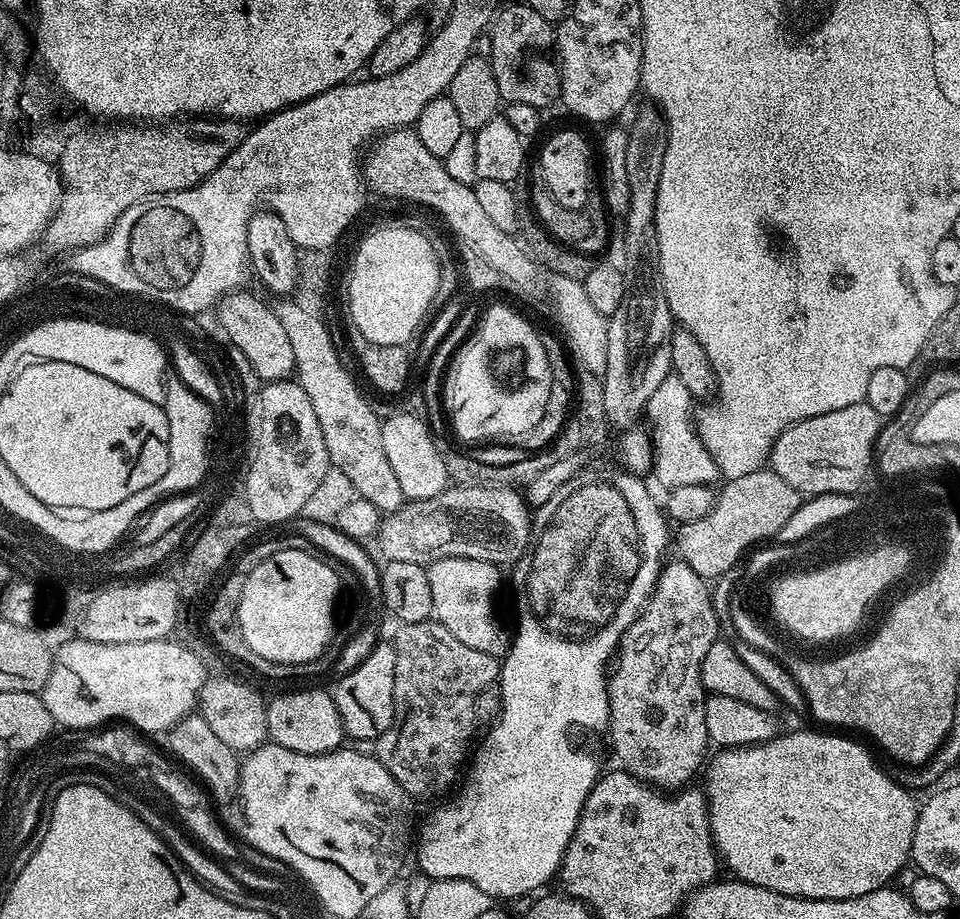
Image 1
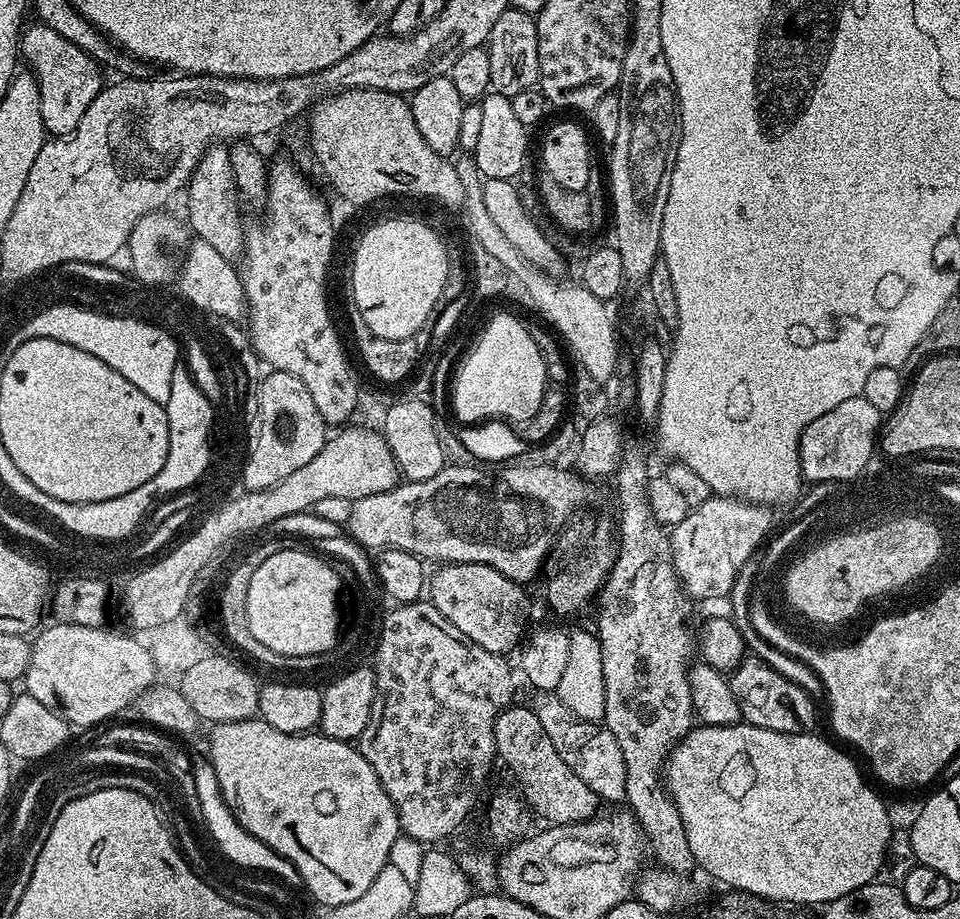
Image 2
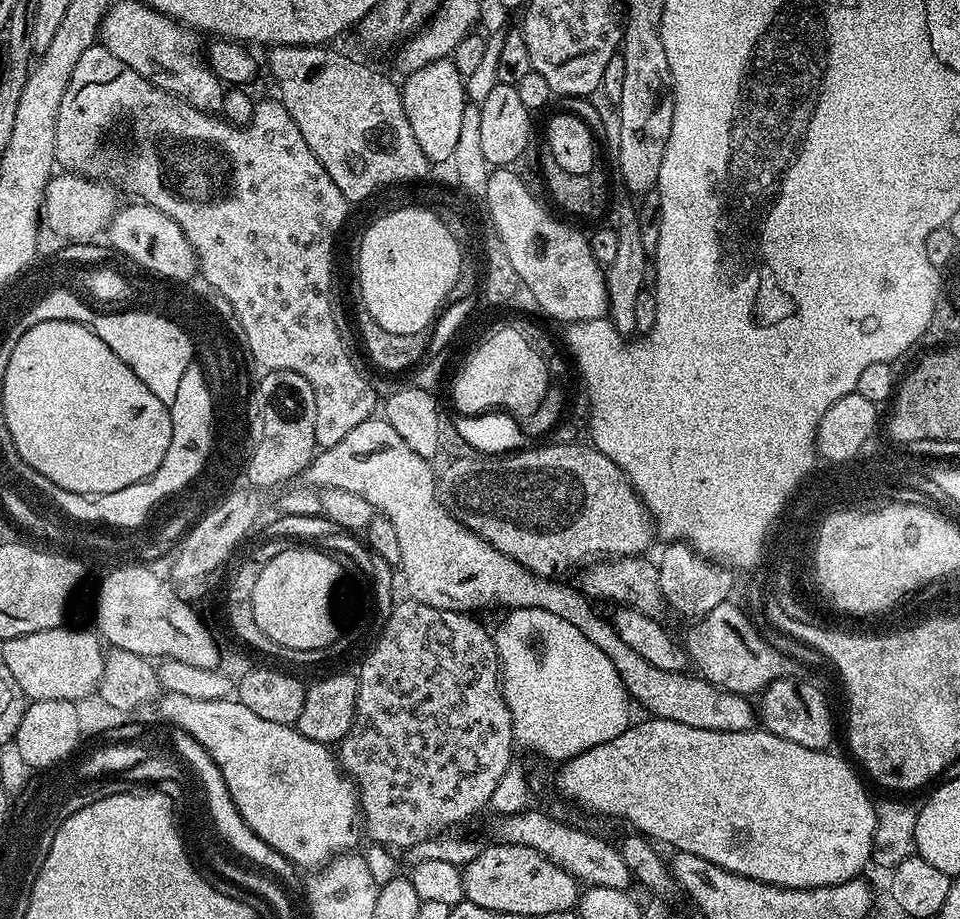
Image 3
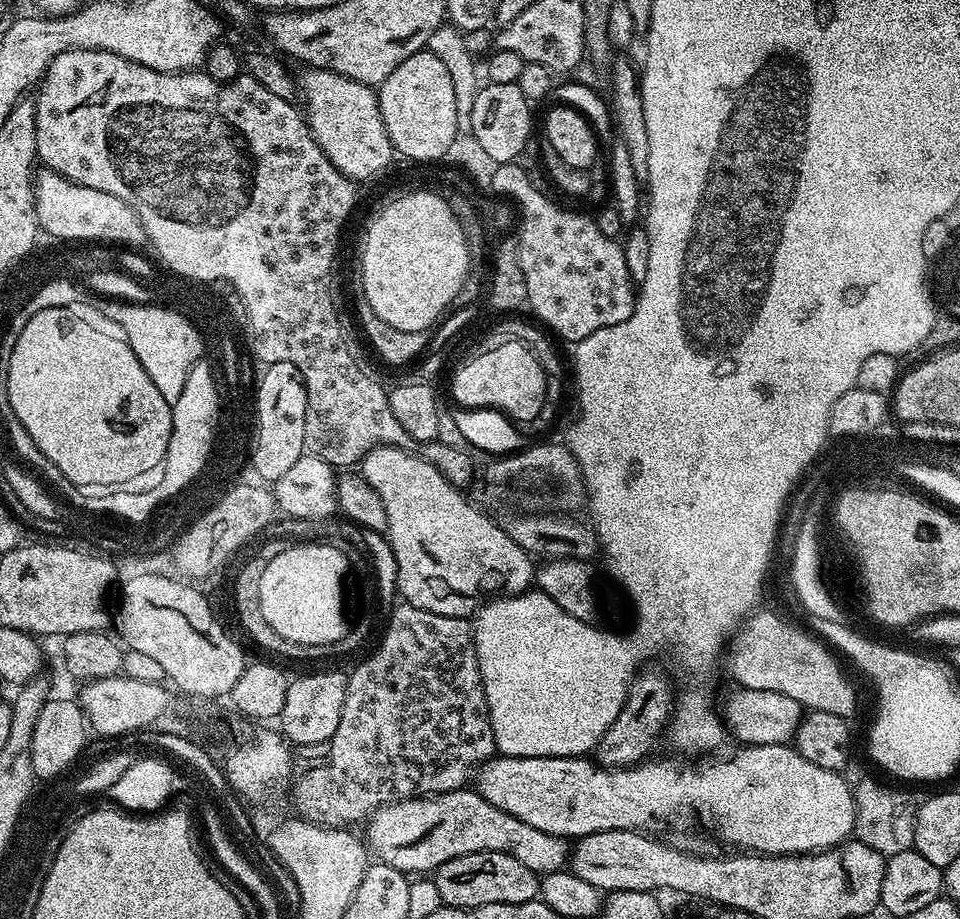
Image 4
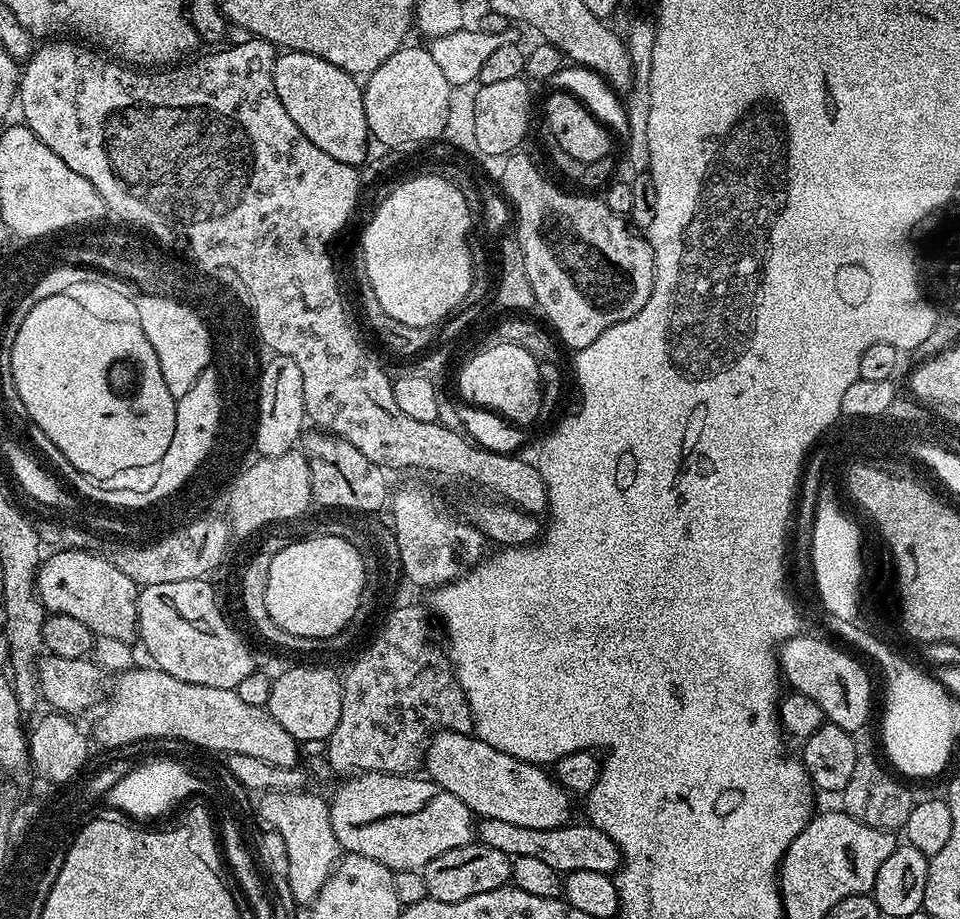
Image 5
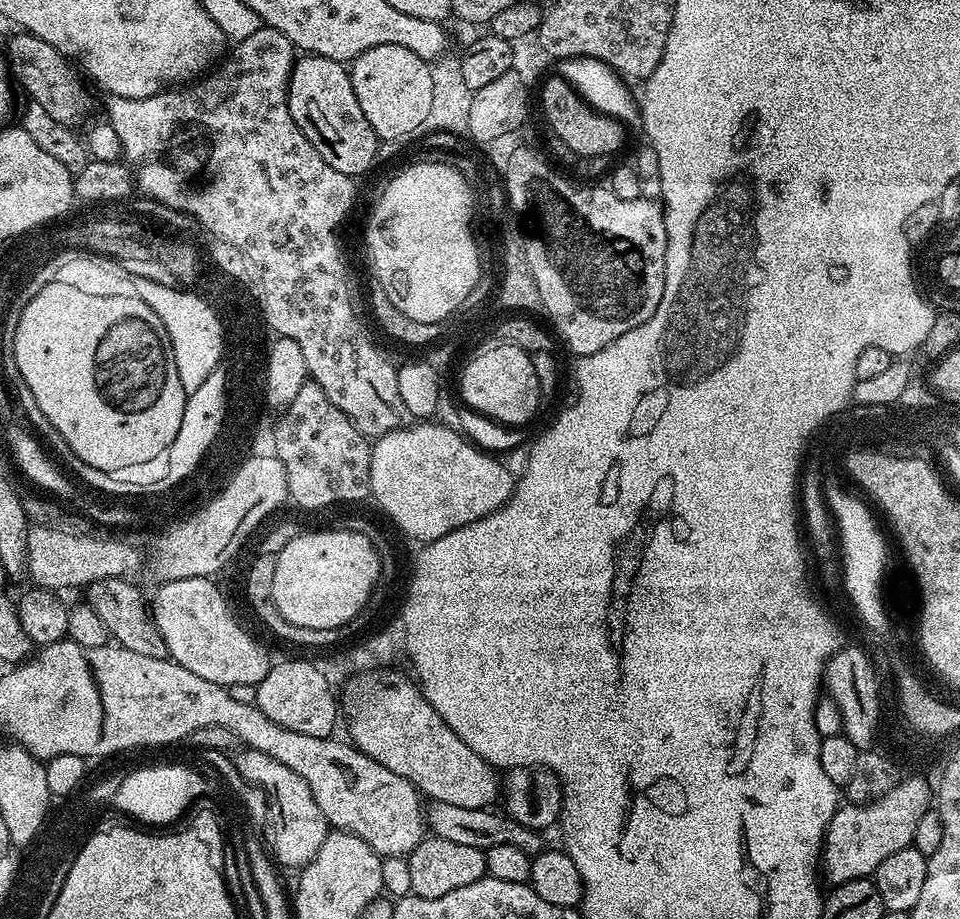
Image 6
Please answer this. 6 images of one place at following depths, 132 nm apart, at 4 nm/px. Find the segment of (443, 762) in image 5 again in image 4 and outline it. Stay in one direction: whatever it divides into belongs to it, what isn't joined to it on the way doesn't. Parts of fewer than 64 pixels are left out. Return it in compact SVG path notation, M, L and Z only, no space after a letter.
M749 744L747 746L737 747L737 752L733 754L732 760L712 760L716 758L708 758L701 768L695 768L692 764L683 764L680 760L652 760L653 758L645 759L643 762L631 766L629 768L603 768L602 765L597 764L595 759L585 758L584 756L501 756L499 754L492 757L490 760L485 760L480 765L478 771L474 776L474 788L479 792L480 796L486 802L490 802L490 806L498 806L498 810L506 810L506 814L510 814L514 818L522 818L522 822L528 823L530 826L534 826L534 830L542 830L546 834L554 834L555 836L563 836L565 838L579 838L582 836L589 836L590 834L598 834L599 832L605 832L606 830L630 830L635 832L637 830L656 830L659 824L680 824L683 820L692 820L697 816L700 819L700 824L704 828L709 828L714 835L720 840L725 840L728 844L733 844L733 849L747 850L752 854L763 854L765 856L803 856L805 854L811 854L814 852L824 852L828 848L835 848L836 845L844 843L853 835L853 828L855 826L855 798L853 796L853 785L844 781L845 778L841 773L831 772L830 770L822 770L822 766L814 766L814 762L806 762L806 758L802 758L802 754L796 752L795 747L786 744L775 744L774 746L758 746L757 744Z

